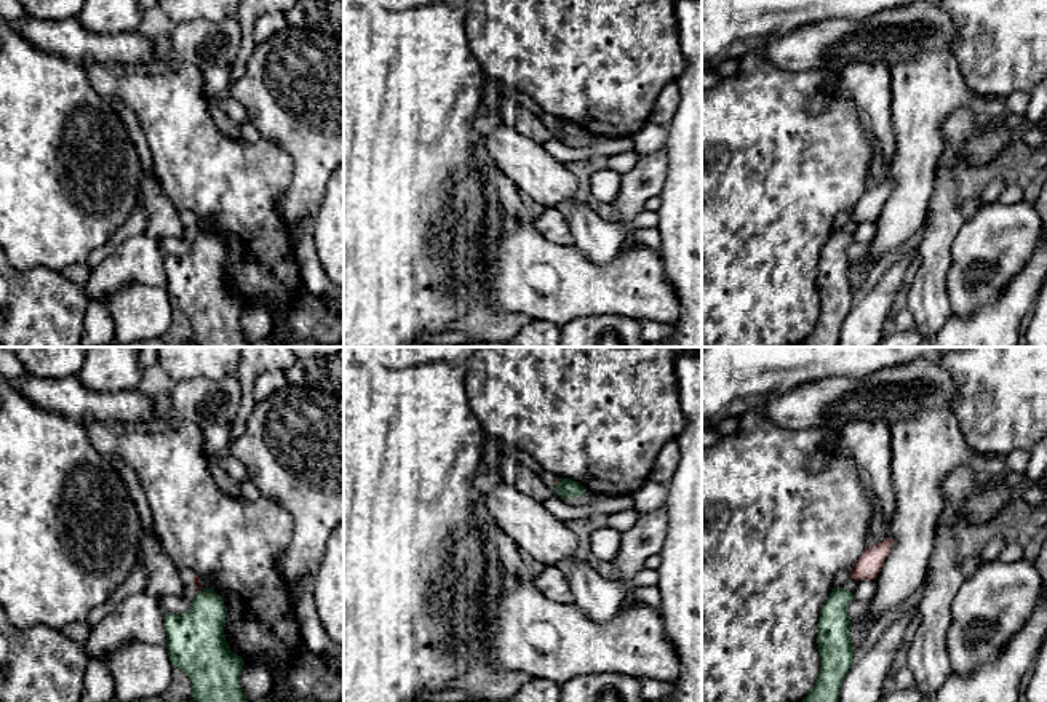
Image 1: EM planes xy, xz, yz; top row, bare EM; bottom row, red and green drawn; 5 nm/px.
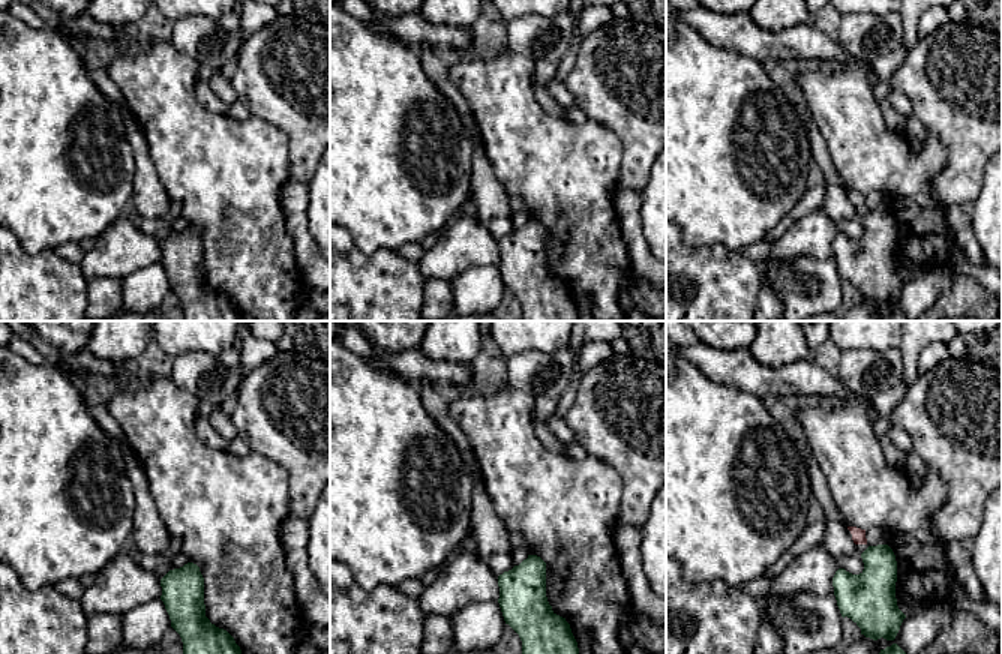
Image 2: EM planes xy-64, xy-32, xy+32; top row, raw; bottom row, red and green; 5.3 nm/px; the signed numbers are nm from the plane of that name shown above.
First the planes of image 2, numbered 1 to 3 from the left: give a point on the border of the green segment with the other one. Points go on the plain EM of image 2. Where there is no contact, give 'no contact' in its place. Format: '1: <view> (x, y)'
1: no contact
2: no contact
3: no contact

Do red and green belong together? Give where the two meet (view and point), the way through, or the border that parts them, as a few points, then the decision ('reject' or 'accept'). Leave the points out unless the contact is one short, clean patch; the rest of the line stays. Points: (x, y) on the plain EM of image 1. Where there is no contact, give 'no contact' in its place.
meets red in xz at (557, 123); border along xz (558, 120), (557, 127); reject

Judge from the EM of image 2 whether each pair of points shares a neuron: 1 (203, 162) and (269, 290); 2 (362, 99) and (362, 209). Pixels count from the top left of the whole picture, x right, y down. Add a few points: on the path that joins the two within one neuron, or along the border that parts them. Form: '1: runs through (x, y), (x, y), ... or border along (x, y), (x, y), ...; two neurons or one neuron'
1: runs through (231, 194), (251, 258); one neuron
2: runs through (363, 126), (365, 182); one neuron

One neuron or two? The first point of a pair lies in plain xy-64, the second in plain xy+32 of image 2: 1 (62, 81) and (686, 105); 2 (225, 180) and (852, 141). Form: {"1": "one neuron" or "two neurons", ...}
{"1": "one neuron", "2": "one neuron"}

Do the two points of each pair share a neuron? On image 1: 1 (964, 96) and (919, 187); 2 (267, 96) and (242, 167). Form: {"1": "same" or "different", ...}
{"1": "same", "2": "different"}

